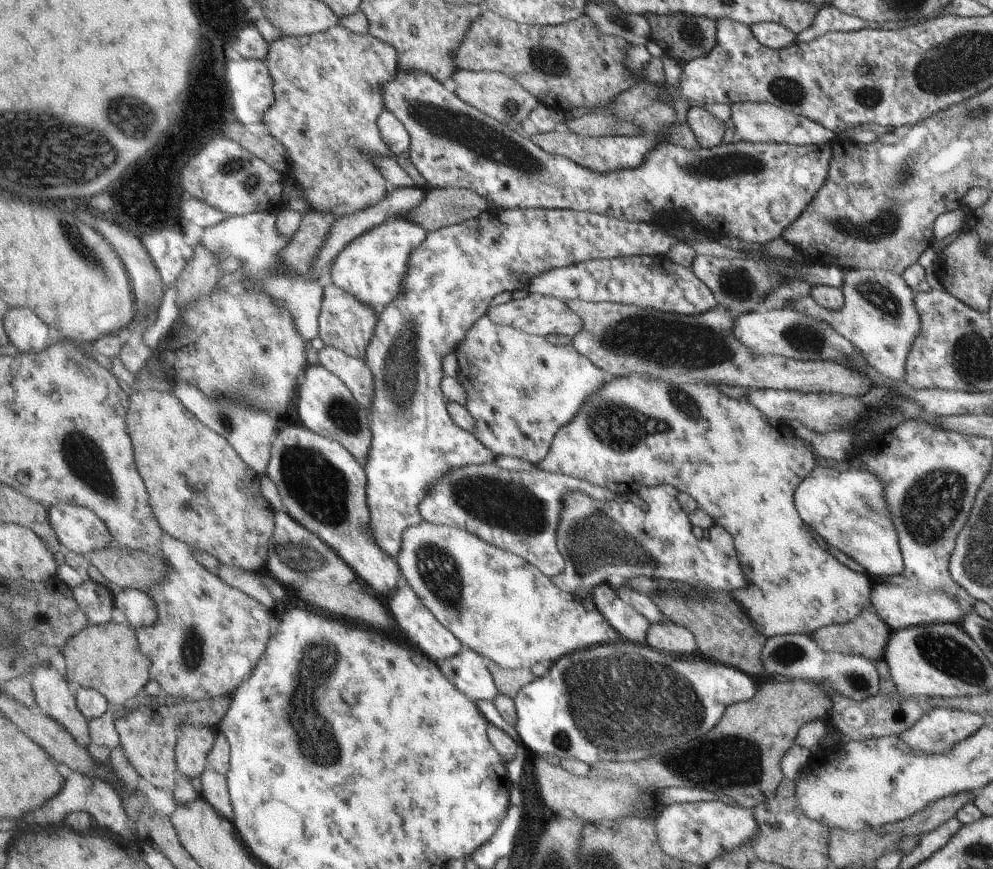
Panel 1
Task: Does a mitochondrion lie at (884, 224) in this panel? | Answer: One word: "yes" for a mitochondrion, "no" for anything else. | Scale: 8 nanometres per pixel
yes

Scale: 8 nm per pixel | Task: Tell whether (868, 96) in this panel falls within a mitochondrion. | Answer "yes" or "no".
yes

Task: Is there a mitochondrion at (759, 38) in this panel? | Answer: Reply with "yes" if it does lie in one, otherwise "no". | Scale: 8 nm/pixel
no

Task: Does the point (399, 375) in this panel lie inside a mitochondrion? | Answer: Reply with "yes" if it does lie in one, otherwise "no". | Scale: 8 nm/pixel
yes

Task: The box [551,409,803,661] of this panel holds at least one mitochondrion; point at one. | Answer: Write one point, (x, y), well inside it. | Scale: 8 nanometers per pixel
(605, 544)

